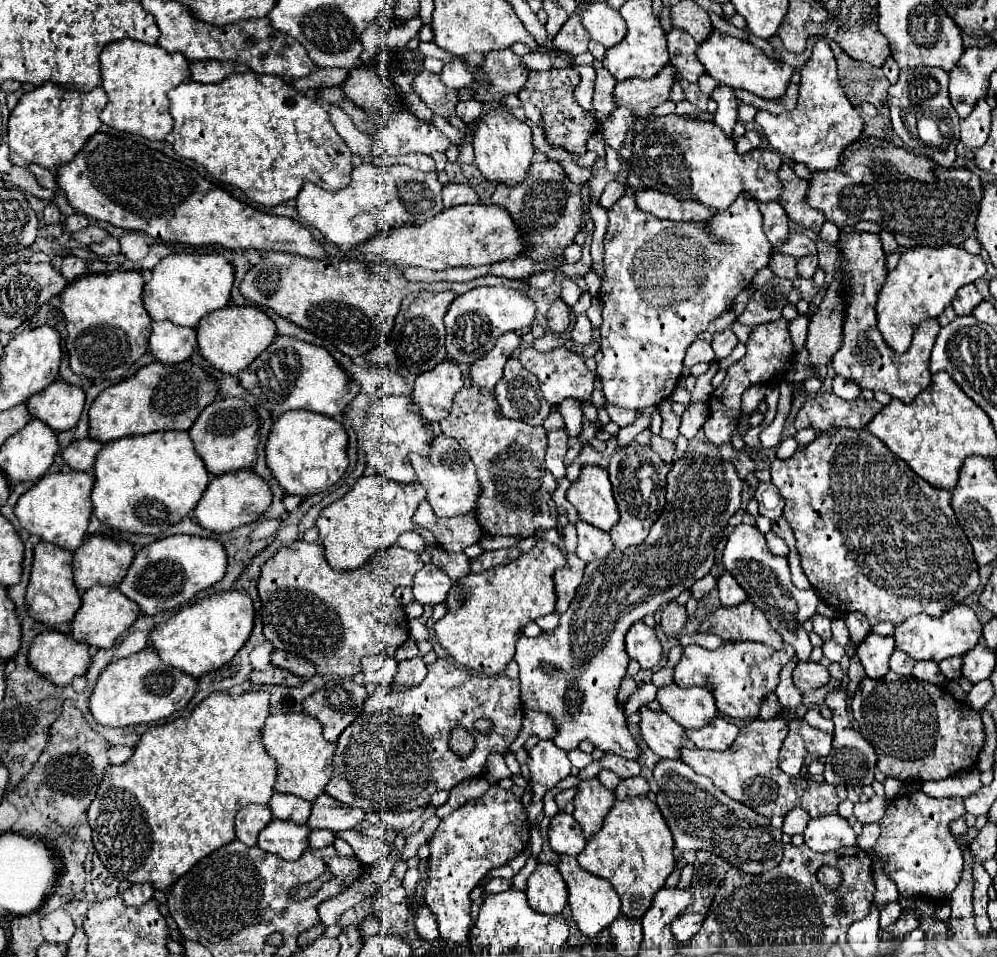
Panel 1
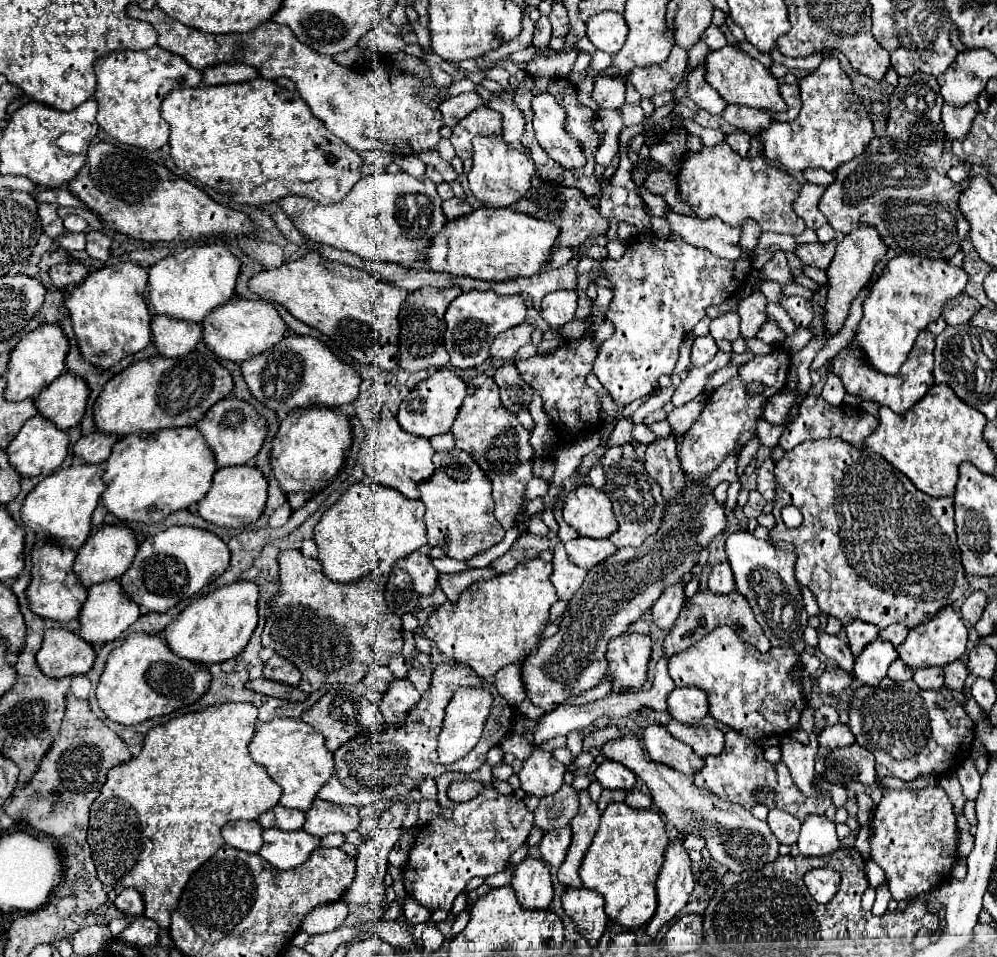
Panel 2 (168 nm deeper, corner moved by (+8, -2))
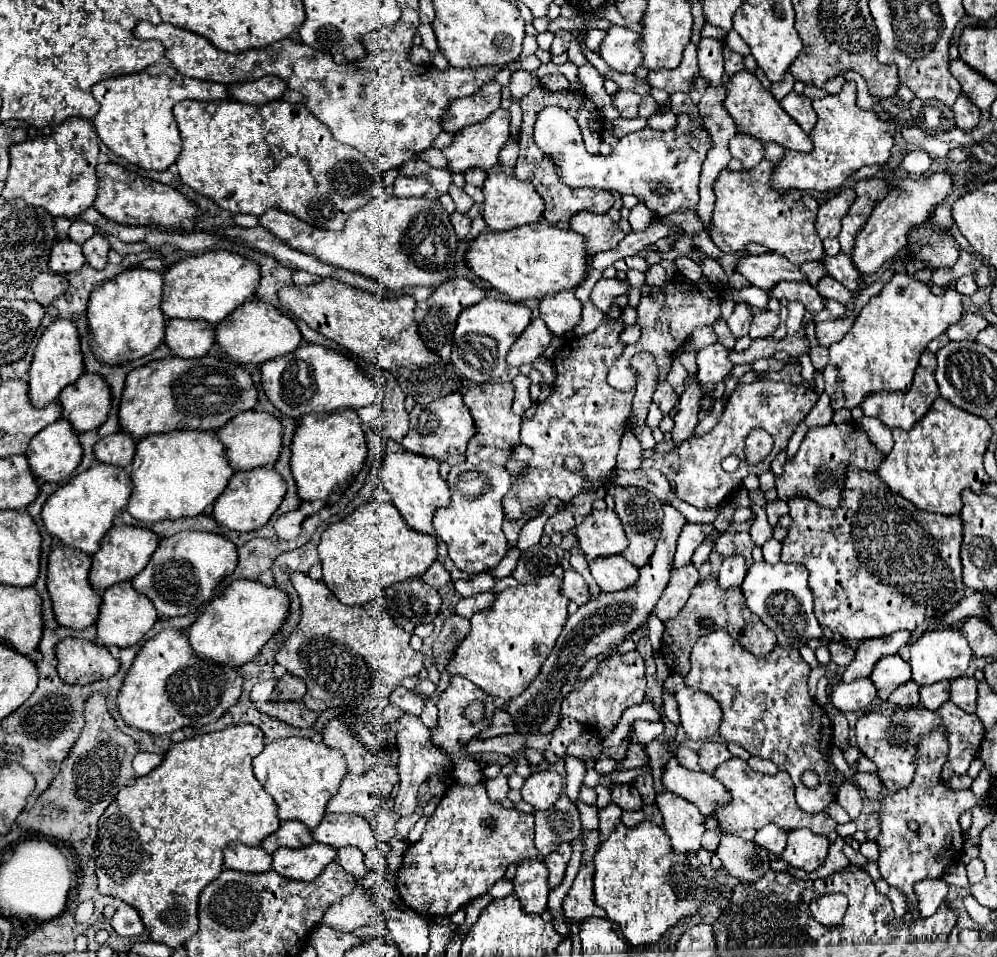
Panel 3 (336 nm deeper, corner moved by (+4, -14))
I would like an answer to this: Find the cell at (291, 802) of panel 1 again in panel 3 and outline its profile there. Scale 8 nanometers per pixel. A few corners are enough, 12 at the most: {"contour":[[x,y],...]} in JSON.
{"contour":[[297,820],[281,822],[261,842],[267,854],[277,848],[313,844],[311,830]]}

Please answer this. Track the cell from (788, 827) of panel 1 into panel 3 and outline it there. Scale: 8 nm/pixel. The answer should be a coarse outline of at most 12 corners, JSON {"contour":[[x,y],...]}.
{"contour":[[775,824],[755,834],[753,842],[769,854],[785,850],[785,836]]}

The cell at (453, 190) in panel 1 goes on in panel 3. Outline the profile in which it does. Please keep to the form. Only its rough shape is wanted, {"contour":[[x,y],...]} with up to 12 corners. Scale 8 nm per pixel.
{"contour":[[459,212],[451,214],[451,224],[459,240],[465,240],[471,218]]}

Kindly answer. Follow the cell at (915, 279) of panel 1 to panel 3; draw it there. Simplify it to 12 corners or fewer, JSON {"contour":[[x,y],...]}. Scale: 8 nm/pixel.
{"contour":[[893,274],[829,346],[831,408],[907,392],[921,352],[961,316]]}

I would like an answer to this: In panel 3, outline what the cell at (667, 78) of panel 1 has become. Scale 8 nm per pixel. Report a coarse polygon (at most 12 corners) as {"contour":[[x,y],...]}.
{"contour":[[689,42],[673,70],[653,70],[651,88],[689,92],[699,76],[697,46]]}

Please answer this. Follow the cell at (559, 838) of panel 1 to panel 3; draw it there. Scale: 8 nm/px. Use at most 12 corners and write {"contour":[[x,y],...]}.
{"contour":[[561,844],[545,856],[549,888],[557,888],[565,878],[571,858],[571,844]]}

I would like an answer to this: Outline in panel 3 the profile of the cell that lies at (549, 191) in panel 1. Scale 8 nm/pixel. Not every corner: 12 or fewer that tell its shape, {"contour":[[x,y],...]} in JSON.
{"contour":[[579,212],[571,230],[587,240],[589,254],[613,250],[623,230],[607,214]]}

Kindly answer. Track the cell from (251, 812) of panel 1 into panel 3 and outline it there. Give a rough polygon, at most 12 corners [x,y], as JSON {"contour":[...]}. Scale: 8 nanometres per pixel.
{"contour":[[241,842],[227,844],[223,868],[269,872],[271,856]]}

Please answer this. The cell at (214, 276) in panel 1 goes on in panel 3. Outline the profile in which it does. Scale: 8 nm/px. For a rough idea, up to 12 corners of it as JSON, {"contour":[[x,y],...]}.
{"contour":[[231,250],[165,270],[167,318],[219,324],[255,294],[259,264]]}

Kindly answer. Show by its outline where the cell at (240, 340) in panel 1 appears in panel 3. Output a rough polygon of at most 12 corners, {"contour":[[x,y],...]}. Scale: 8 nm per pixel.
{"contour":[[253,298],[217,324],[237,362],[263,364],[301,344],[297,324]]}

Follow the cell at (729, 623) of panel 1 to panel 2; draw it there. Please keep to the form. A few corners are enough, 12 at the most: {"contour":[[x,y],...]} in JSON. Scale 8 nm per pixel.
{"contour":[[737,590],[687,598],[663,648],[679,654],[719,626],[771,648]]}

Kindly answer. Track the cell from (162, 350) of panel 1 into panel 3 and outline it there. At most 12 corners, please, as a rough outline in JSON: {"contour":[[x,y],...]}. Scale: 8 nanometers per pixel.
{"contour":[[167,320],[173,356],[201,358],[215,344],[205,320]]}

